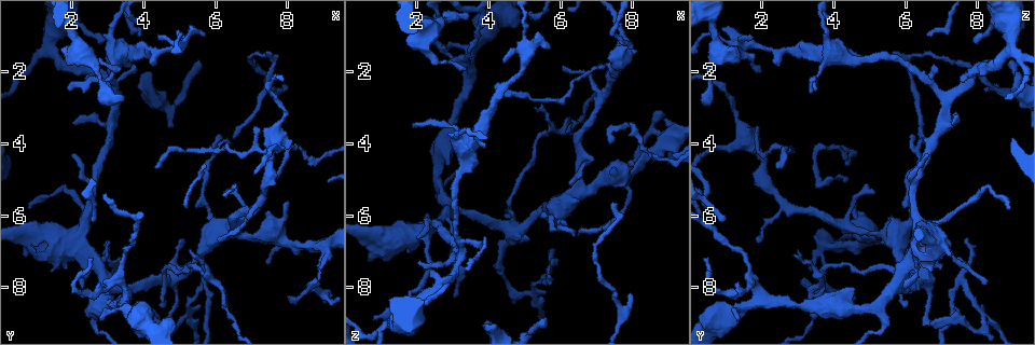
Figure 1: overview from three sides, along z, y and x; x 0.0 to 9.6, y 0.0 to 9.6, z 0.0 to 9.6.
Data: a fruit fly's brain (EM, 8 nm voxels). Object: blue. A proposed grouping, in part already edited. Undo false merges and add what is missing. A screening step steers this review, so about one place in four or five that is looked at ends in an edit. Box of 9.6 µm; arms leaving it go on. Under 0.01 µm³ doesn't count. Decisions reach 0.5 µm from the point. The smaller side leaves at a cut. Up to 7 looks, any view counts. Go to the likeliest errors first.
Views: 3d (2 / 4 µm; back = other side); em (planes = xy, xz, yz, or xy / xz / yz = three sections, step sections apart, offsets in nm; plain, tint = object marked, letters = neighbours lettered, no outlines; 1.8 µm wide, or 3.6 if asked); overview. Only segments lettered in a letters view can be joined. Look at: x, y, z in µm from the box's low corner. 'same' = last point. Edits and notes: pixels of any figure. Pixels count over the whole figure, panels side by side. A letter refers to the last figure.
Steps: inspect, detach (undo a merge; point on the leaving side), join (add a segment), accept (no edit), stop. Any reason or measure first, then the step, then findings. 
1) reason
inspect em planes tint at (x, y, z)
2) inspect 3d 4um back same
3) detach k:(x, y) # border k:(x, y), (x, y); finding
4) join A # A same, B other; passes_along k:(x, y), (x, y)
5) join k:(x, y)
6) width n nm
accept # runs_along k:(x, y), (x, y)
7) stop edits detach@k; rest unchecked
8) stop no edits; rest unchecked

branch stops here
inspect em xy step 4 letters at (4.20, 2.05, 9.05)

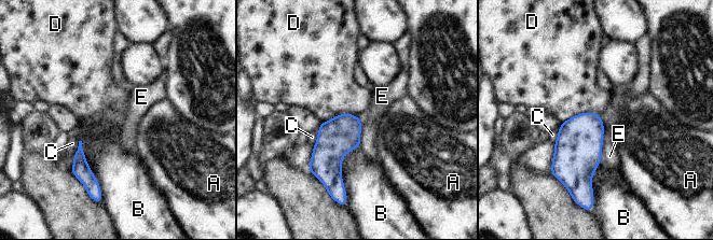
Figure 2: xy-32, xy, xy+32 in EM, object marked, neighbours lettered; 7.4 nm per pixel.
width 280 nm; longest_contact B 380 nm
accept # A other, B other, C other, D other, E other; none of them fits

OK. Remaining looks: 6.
four-way junction
inspect 3d 4um at (6.20, 6.50, 5.60)

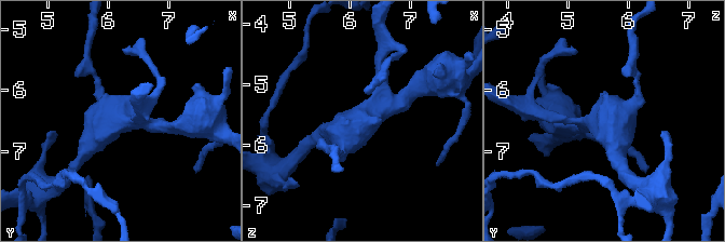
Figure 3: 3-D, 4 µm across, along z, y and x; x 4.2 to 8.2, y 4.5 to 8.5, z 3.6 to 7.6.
now the EM
inspect em yz step 8 letters at (6.15, 6.50, 5.60)

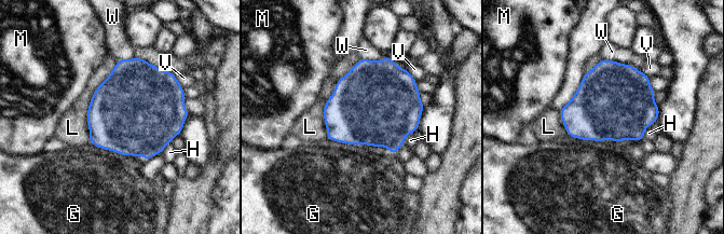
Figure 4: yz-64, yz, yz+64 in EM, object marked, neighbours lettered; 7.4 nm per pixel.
cut it another way
inspect em xz step 16 letters same

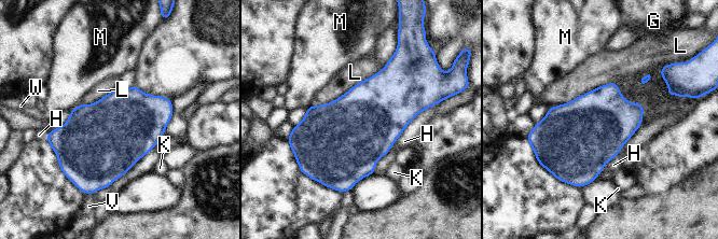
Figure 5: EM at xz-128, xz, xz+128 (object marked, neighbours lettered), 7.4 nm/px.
width 500 nm
accept # G other, H other, K other, L other, M other, V other, W other; border 5:(384, 67), (330, 102), (314, 104); all the same neuron

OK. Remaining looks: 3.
thick end
inspect 3d 4um at (8.00, 5.60, 4.55)

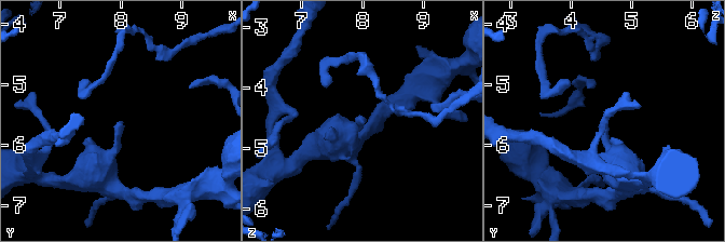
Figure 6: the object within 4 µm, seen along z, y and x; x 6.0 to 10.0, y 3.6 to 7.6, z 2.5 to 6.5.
inspect em planes tint at (8.05, 5.65, 4.60)

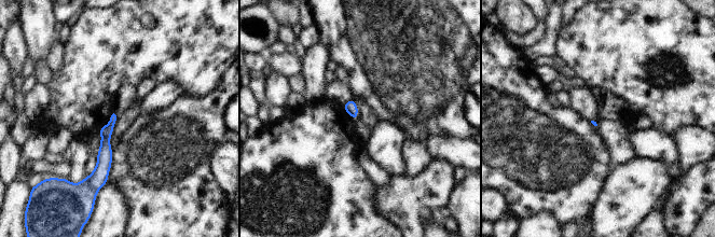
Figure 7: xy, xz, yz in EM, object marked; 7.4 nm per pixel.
what lies round it
inspect em planes letters same

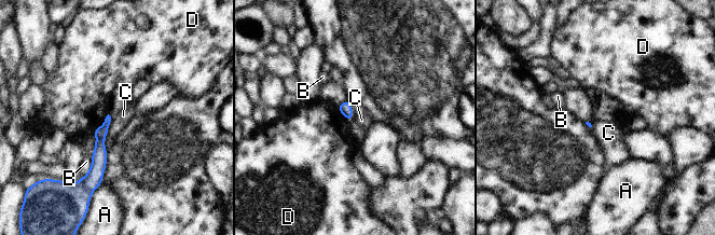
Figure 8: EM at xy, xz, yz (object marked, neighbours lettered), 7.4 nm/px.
accept # A other, B other, C other, D other; runs_along 8:(108, 119), (100, 133), (97, 181); no lettered segment goes on from it

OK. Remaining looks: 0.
stop no edits; rest unchecked

